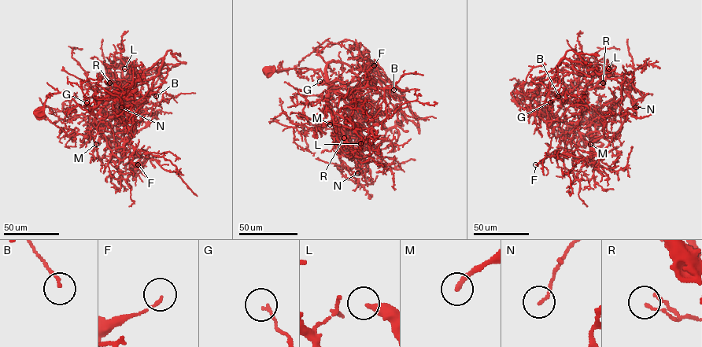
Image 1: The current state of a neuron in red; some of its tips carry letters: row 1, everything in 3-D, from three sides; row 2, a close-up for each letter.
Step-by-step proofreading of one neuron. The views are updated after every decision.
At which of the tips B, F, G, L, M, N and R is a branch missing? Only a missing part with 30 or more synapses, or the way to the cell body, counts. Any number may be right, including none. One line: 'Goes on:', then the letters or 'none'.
Goes on: none

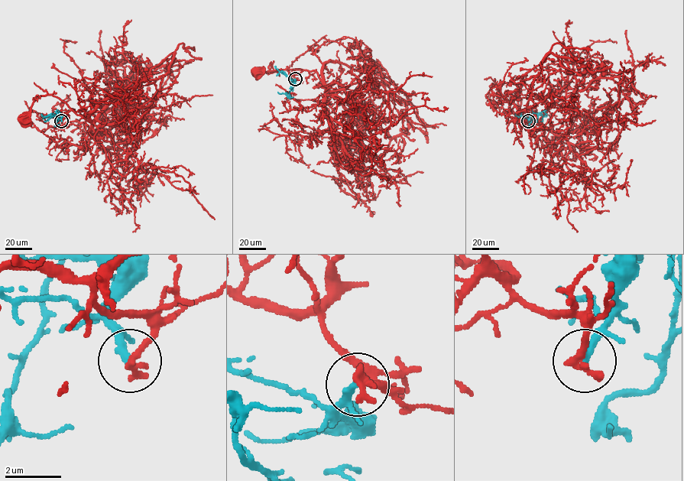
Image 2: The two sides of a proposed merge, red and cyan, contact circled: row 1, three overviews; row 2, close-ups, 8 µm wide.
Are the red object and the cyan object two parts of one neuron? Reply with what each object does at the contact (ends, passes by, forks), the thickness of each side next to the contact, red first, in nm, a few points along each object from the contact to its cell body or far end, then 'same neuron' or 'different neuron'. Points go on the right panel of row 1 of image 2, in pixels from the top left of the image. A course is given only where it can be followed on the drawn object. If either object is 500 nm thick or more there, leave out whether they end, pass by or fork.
red ends; cyan ends; calibres 360 and 280 nm; course red (528, 121), (519, 110), (519, 95), (520, 100), (519, 121), (521, 121); course cyan (528, 121), (531, 114), (544, 112), (546, 114), (541, 121); different neuron

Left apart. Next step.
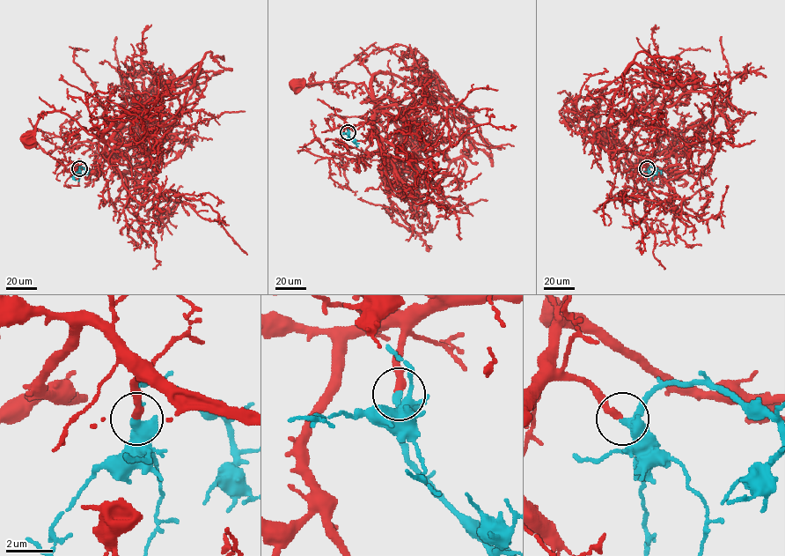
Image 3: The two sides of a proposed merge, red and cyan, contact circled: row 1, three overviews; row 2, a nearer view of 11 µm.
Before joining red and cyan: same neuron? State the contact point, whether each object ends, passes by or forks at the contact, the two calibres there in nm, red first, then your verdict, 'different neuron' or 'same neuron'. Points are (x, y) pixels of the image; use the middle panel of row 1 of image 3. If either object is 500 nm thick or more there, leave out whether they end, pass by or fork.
(348, 132) | red ends | cyan passes by | 300/360 nm | same neuron

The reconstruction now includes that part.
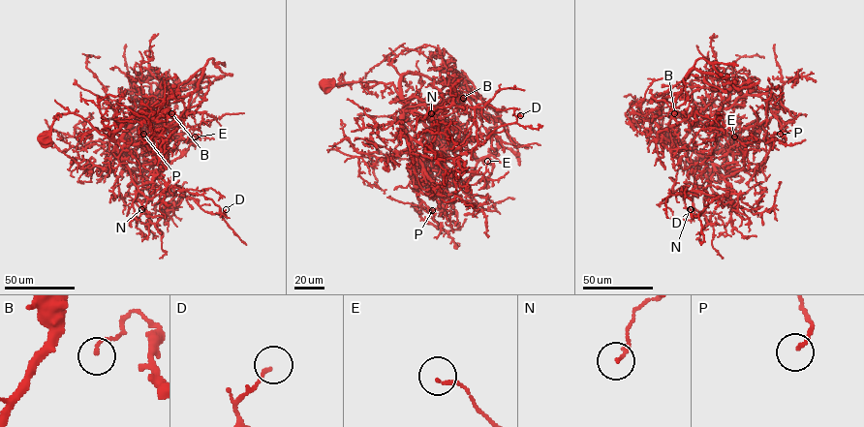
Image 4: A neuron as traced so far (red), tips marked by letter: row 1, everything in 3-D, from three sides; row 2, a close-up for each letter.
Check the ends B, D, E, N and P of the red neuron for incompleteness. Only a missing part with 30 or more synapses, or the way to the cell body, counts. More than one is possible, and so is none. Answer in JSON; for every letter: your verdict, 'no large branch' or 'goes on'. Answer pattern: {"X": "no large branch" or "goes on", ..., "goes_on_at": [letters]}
{"B": "no large branch", "D": "goes on", "E": "no large branch", "N": "no large branch", "P": "no large branch", "goes_on_at": ["D"]}

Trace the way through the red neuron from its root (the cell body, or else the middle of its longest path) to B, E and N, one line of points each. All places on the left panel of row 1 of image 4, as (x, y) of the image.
B: (43, 141), (57, 117), (75, 112), (108, 138), (139, 143), (178, 118), (173, 110), (171, 113)
E: (43, 141), (57, 117), (75, 112), (115, 141), (115, 153), (129, 169), (146, 176), (179, 158), (195, 137)
N: (43, 141), (61, 114), (81, 116), (115, 141), (133, 182), (147, 199), (141, 209)

